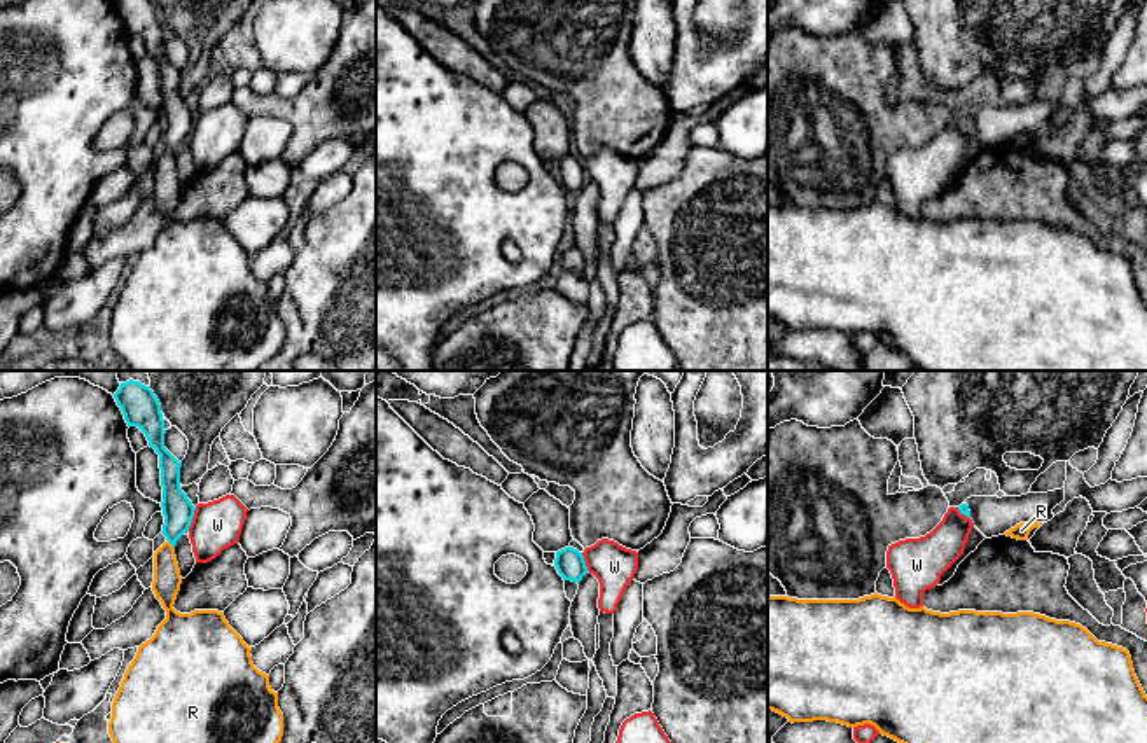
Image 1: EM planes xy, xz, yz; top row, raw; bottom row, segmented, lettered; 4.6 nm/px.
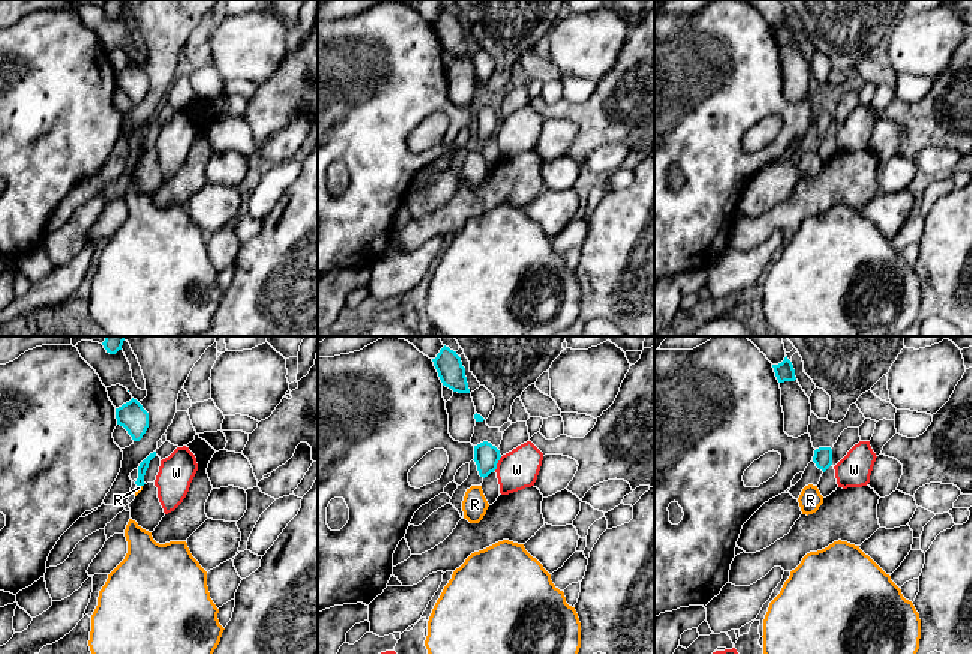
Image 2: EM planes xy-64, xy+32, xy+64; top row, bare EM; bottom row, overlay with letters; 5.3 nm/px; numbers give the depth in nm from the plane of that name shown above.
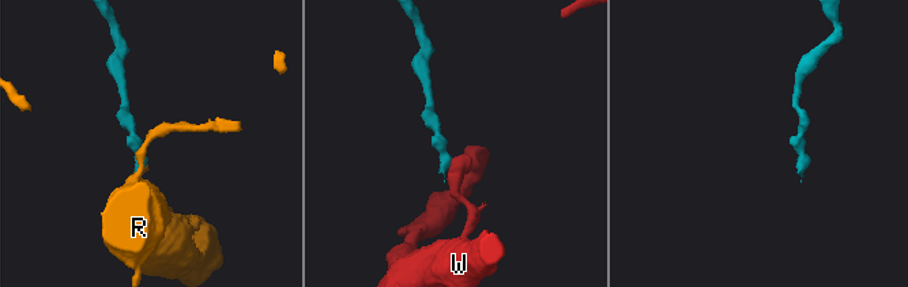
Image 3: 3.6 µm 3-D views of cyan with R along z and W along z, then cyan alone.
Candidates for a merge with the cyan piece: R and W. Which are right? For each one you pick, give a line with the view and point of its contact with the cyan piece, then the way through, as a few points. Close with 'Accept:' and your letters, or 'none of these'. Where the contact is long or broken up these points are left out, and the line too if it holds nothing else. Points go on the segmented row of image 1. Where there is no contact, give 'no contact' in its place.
R: contact xy (172, 544); way xy (177, 509), (172, 544), (166, 551), (166, 583)
Accept: R

